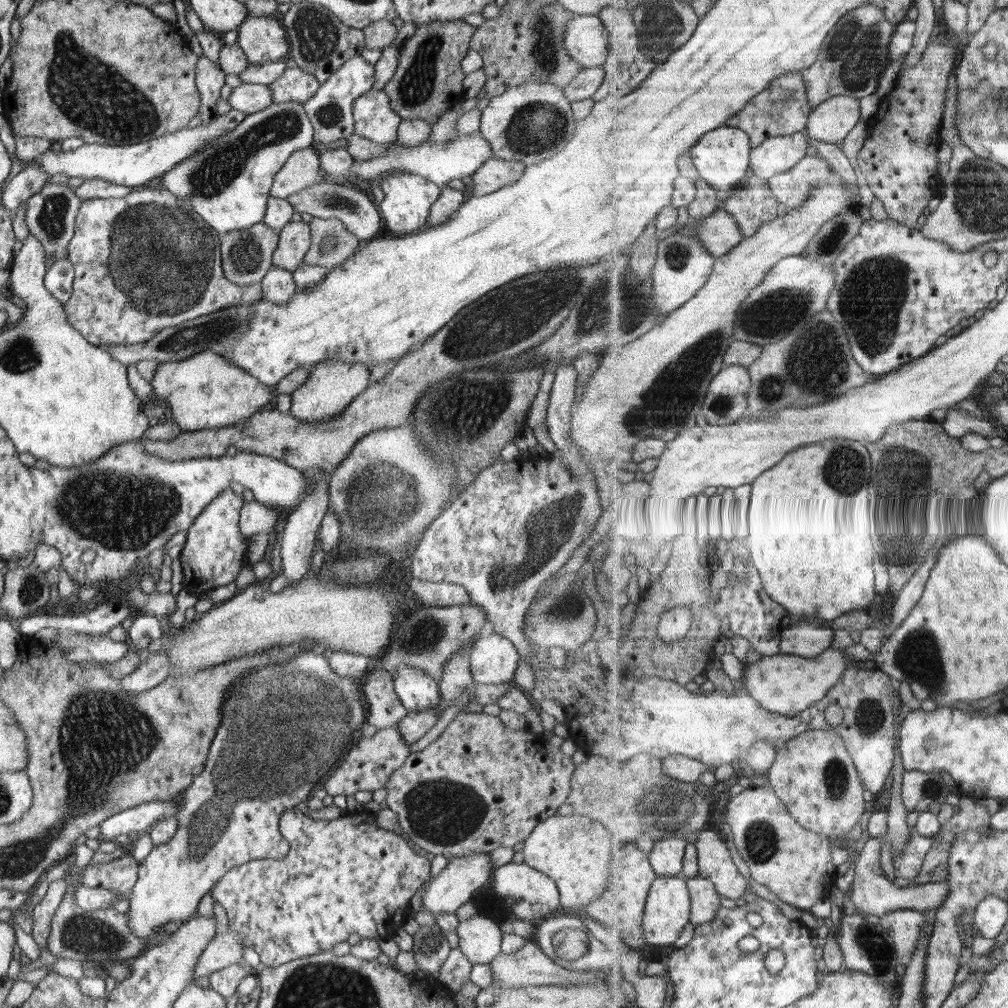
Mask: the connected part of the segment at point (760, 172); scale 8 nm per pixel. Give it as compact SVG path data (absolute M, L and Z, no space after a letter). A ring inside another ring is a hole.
M805 131L770 137L753 150L753 174L771 181L778 173L788 172L798 166L808 156L810 145L809 135Z

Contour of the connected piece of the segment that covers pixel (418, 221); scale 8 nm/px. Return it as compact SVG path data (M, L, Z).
M388 173L377 183L385 196L379 206L380 216L390 235L406 236L425 228L430 207L440 196L442 188L426 177L412 173Z

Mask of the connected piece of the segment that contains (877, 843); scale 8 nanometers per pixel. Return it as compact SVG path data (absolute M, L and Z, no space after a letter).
M871 838L865 843L856 862L854 869L854 880L851 884L852 900L856 906L856 913L866 915L876 915L880 918L904 908L912 908L926 912L926 910L938 910L944 906L945 900L951 893L949 881L946 882L929 882L928 884L910 884L909 886L898 886L890 880L884 873L879 859L882 858L882 843L886 838Z

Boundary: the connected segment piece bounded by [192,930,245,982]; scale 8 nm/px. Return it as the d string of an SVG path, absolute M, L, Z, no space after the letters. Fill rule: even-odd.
M229 930L215 935L196 963L192 982L199 976L209 977L217 970L244 962L244 948L245 942L239 932Z

